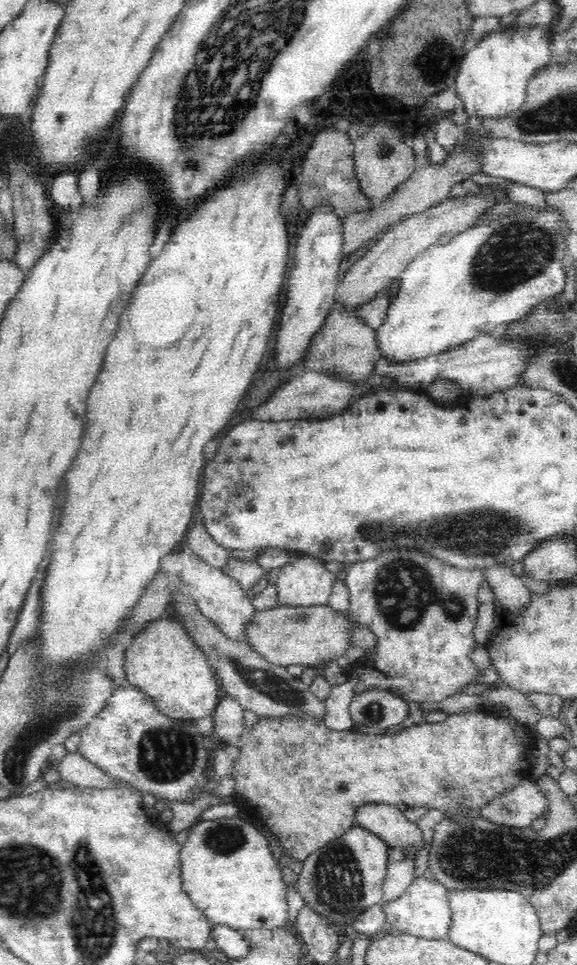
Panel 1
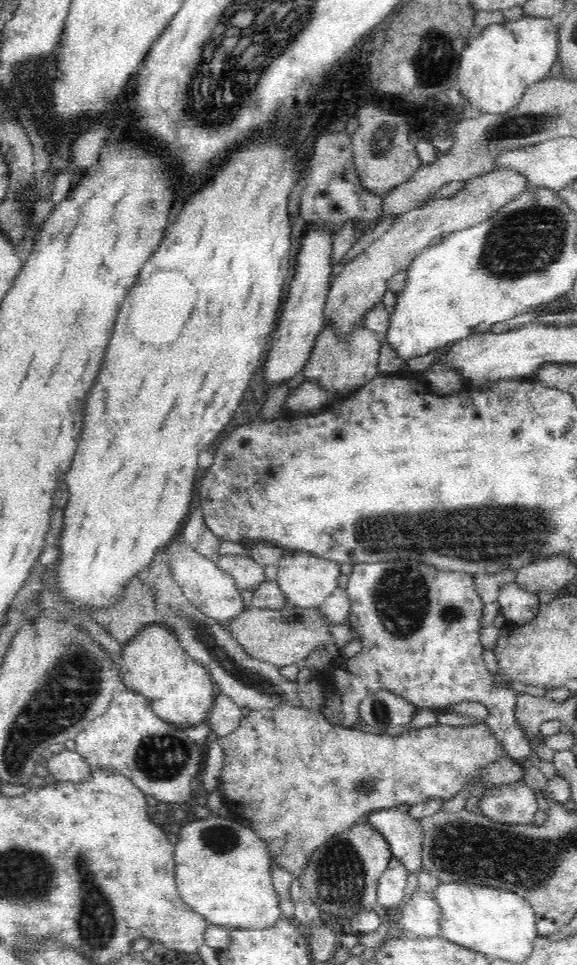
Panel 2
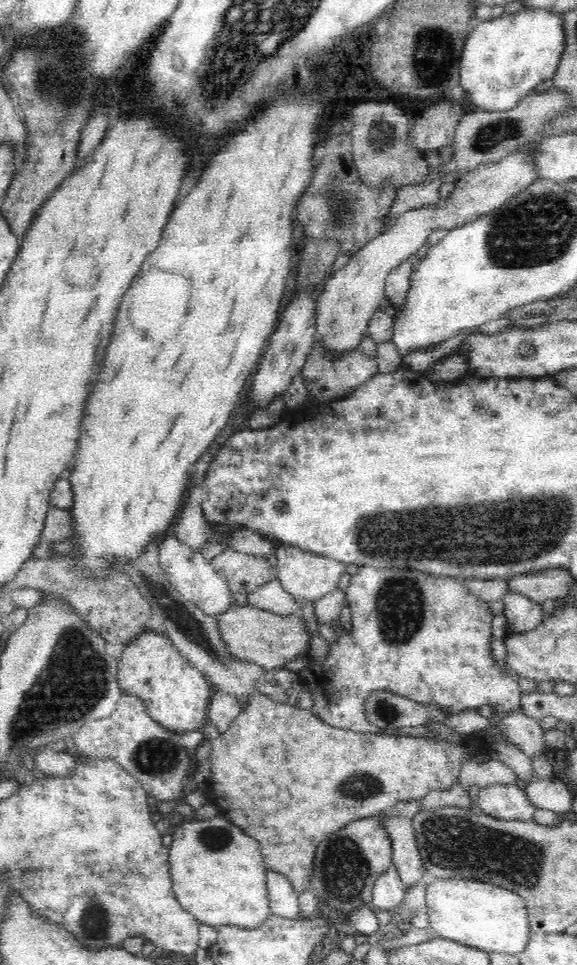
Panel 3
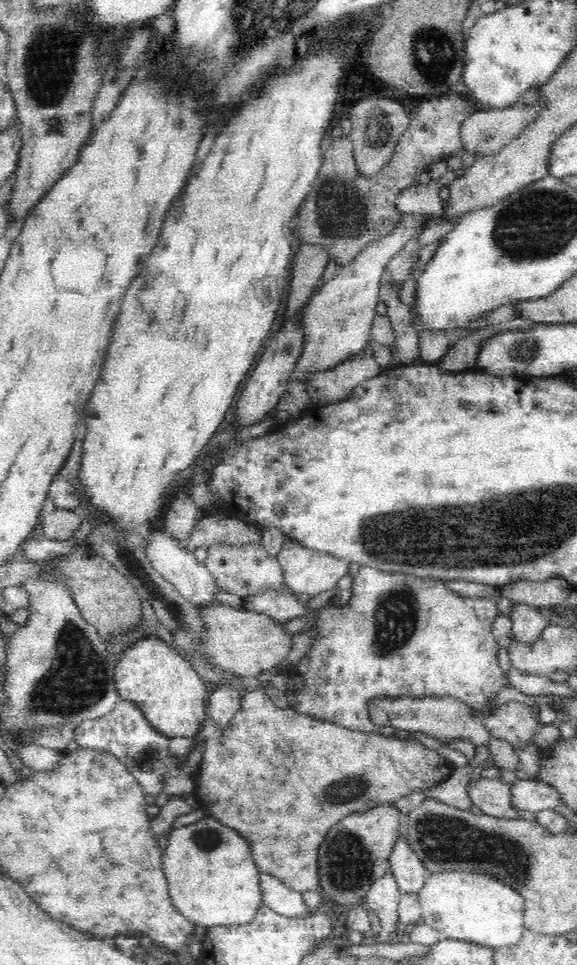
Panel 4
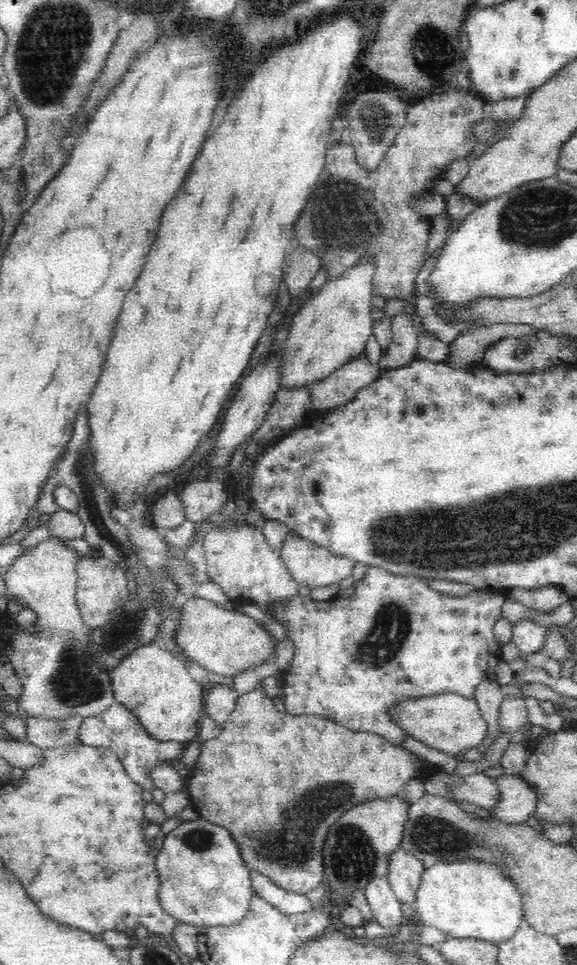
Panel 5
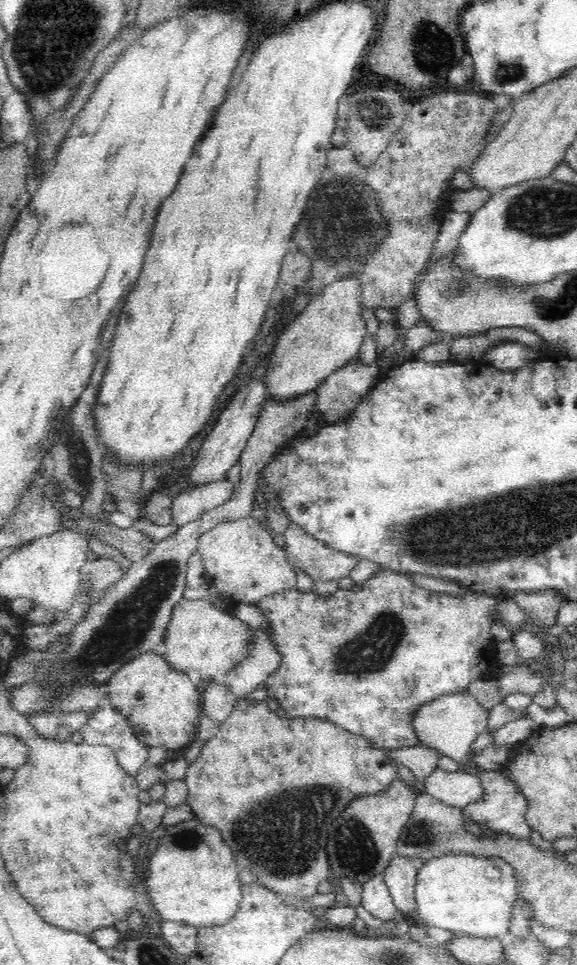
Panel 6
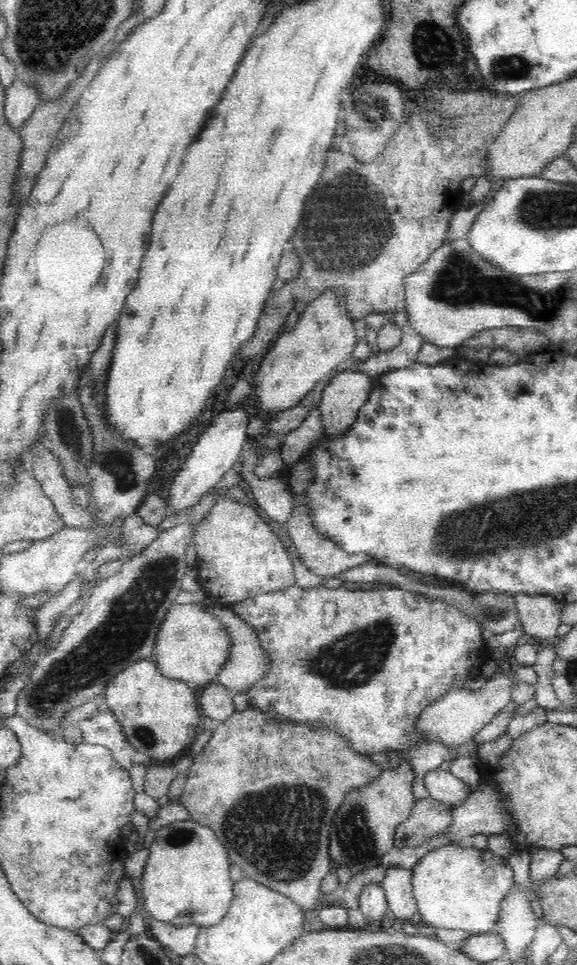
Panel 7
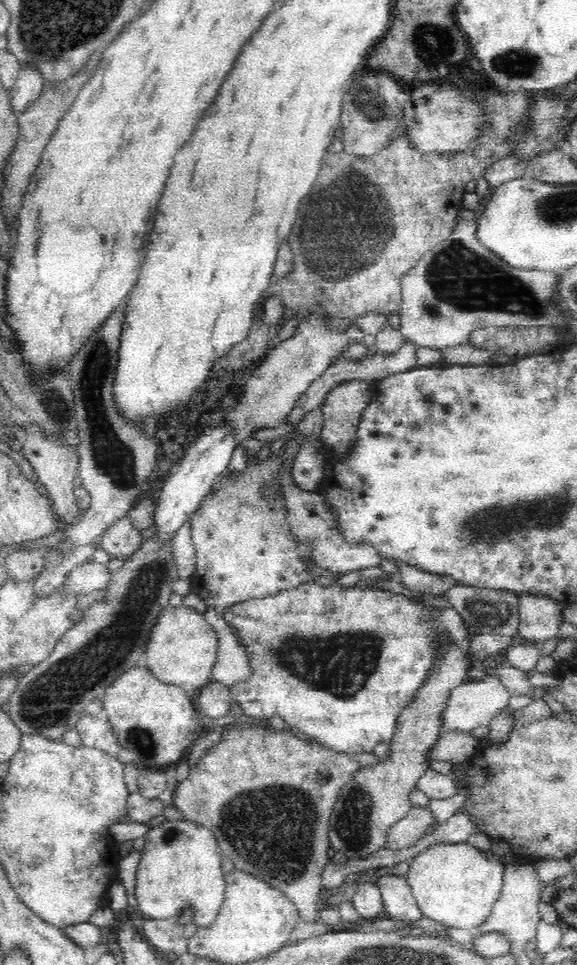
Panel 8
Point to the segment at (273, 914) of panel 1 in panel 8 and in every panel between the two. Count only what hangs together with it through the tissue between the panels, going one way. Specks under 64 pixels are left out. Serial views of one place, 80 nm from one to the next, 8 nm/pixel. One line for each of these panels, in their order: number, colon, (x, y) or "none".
2: (222, 869)
3: (217, 873)
4: (211, 881)
5: (202, 880)
6: (191, 877)
7: (186, 874)
8: (179, 871)

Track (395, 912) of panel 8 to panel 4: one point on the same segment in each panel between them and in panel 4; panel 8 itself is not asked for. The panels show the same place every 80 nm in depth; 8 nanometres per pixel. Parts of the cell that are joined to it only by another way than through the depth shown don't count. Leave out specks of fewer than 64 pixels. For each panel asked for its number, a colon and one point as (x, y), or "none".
4: (409, 871)
5: (404, 873)
6: (399, 876)
7: (397, 885)

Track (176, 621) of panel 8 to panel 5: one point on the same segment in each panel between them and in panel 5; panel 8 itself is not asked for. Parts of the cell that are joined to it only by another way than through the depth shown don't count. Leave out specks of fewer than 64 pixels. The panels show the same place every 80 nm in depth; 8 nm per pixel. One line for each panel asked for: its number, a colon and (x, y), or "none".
5: (223, 641)
6: (201, 638)
7: (191, 646)

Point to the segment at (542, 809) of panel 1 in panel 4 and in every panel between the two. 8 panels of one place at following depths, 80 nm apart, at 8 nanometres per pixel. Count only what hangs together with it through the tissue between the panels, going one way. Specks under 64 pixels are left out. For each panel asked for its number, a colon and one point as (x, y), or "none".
2: (514, 803)
3: (504, 801)
4: (490, 794)

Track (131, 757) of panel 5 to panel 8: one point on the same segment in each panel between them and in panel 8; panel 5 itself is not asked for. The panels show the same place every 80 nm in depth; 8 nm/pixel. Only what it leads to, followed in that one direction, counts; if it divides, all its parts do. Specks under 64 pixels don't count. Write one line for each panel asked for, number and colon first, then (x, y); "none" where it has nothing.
6: (106, 726)
7: (101, 729)
8: (95, 731)

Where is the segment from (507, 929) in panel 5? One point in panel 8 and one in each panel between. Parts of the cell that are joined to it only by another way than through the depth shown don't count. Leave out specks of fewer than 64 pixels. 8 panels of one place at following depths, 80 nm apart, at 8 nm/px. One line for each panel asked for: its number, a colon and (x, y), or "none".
6: (468, 894)
7: (460, 887)
8: (456, 884)

